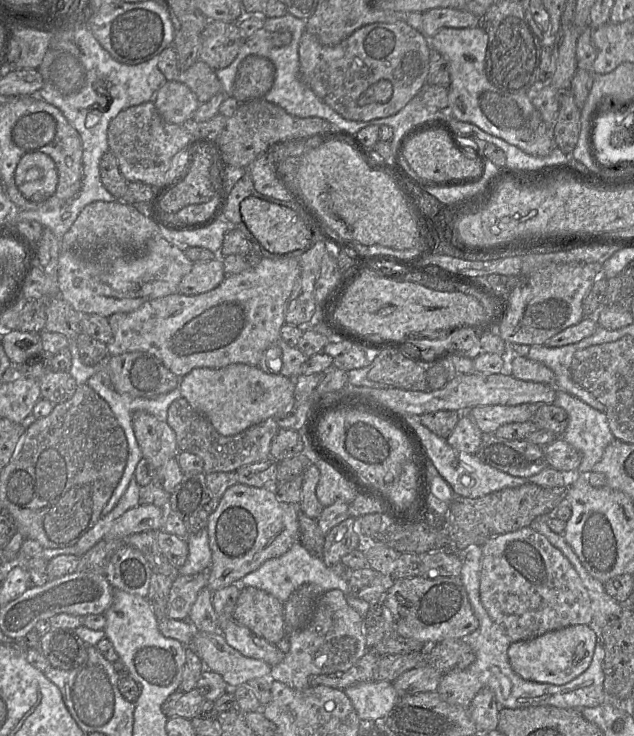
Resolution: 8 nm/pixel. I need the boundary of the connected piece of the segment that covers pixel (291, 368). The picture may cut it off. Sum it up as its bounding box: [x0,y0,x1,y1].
[258,337,307,378]

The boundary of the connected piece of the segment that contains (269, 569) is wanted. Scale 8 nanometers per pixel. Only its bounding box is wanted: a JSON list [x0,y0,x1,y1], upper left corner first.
[239,541,370,618]

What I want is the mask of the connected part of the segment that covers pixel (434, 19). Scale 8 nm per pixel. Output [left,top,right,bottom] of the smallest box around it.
[422,8,482,38]

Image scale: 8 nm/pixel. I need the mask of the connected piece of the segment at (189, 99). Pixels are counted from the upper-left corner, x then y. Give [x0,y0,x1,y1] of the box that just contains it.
[153,80,200,125]

